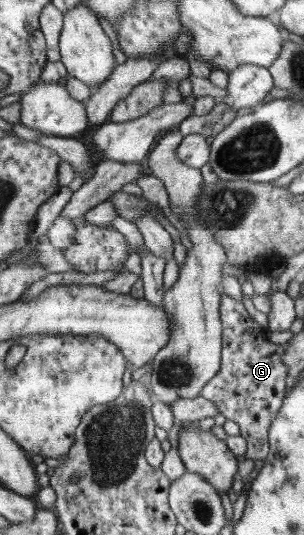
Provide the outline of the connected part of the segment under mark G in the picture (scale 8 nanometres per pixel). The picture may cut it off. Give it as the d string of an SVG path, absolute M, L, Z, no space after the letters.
M223 293L219 322L223 332L219 372L203 386L199 396L213 402L227 421L237 424L246 442L243 458L262 460L268 456L269 425L280 410L287 388L288 367L282 362L284 346L268 341L267 330L249 317L241 302Z

